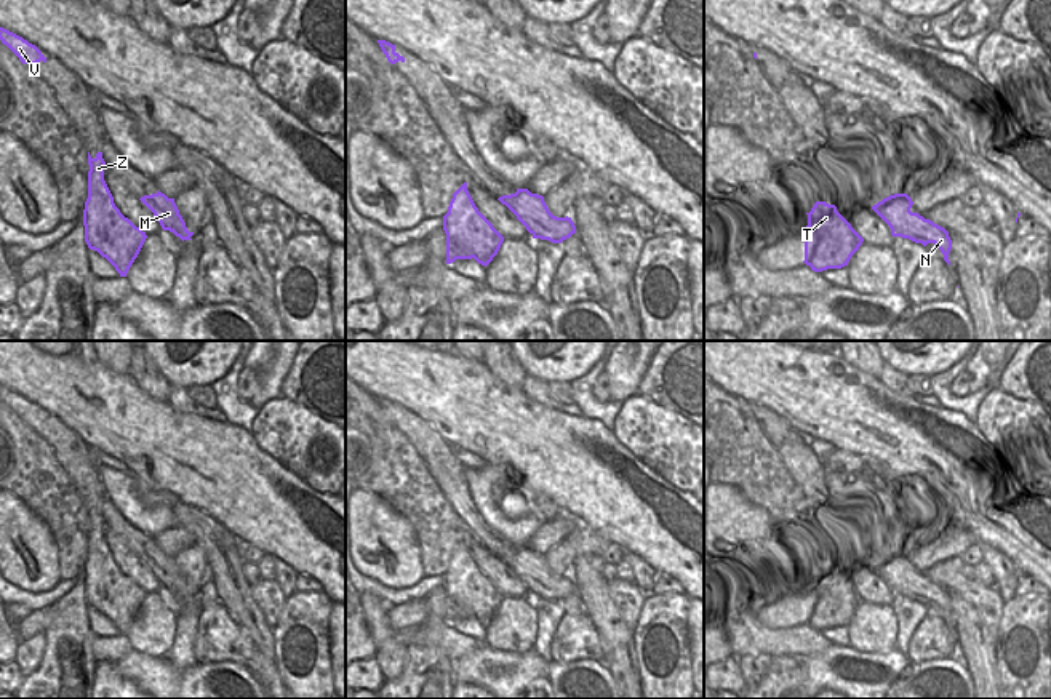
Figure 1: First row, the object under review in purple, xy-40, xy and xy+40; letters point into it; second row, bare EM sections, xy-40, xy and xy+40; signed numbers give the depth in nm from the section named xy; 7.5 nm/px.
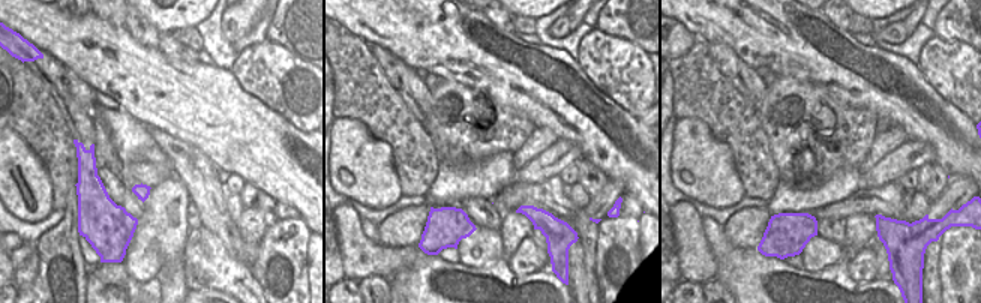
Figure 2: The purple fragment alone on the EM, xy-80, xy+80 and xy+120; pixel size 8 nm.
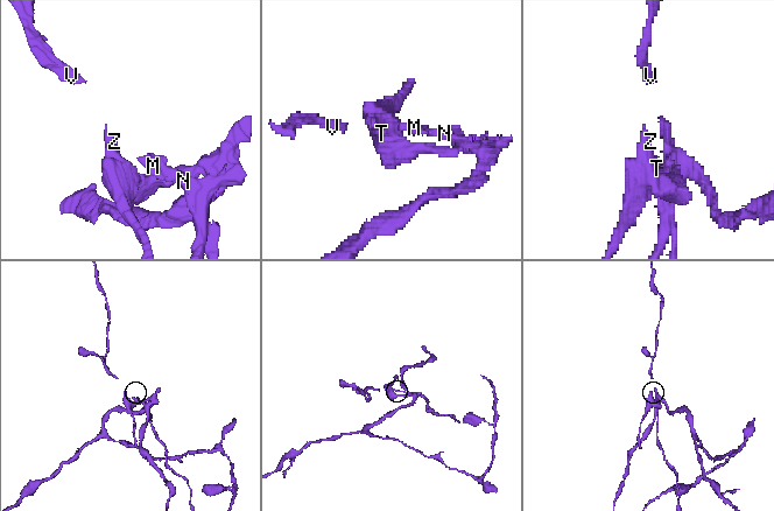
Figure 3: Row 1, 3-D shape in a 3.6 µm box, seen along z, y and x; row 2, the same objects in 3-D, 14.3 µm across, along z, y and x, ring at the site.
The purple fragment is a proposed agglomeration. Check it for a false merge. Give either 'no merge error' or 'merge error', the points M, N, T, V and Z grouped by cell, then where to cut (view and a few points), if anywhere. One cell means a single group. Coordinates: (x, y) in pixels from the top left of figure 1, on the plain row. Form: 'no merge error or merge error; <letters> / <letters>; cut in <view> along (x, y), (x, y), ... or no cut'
merge error; M N / T V Z; cut in xy+40 along (808, 573), (811, 594), (827, 595), (850, 616)

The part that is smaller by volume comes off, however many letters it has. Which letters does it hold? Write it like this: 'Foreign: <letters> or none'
Foreign: T, V, Z

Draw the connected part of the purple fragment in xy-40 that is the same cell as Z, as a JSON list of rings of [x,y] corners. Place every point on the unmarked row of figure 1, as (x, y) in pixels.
[[[88,510],[88,557],[83,568],[85,600],[106,616],[120,635],[126,635],[147,593],[125,576],[114,561],[104,539],[102,510],[93,517]]]

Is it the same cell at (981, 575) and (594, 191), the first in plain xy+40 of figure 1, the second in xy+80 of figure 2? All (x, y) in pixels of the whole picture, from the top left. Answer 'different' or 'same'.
different

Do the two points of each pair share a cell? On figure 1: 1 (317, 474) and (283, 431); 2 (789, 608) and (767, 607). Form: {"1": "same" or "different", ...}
{"1": "same", "2": "same"}

